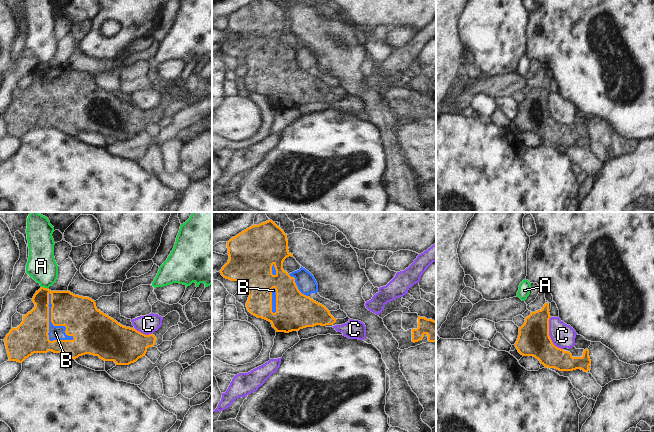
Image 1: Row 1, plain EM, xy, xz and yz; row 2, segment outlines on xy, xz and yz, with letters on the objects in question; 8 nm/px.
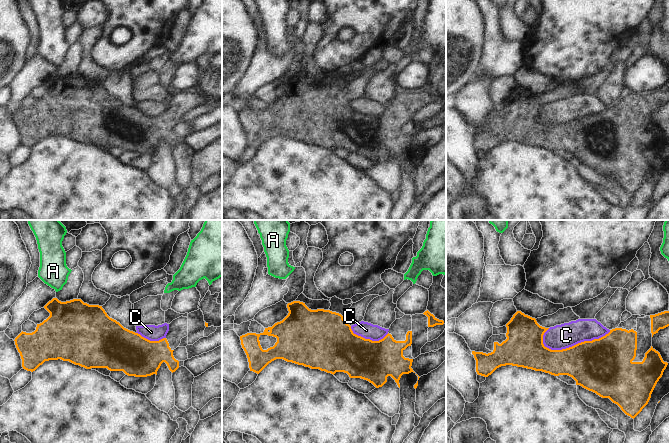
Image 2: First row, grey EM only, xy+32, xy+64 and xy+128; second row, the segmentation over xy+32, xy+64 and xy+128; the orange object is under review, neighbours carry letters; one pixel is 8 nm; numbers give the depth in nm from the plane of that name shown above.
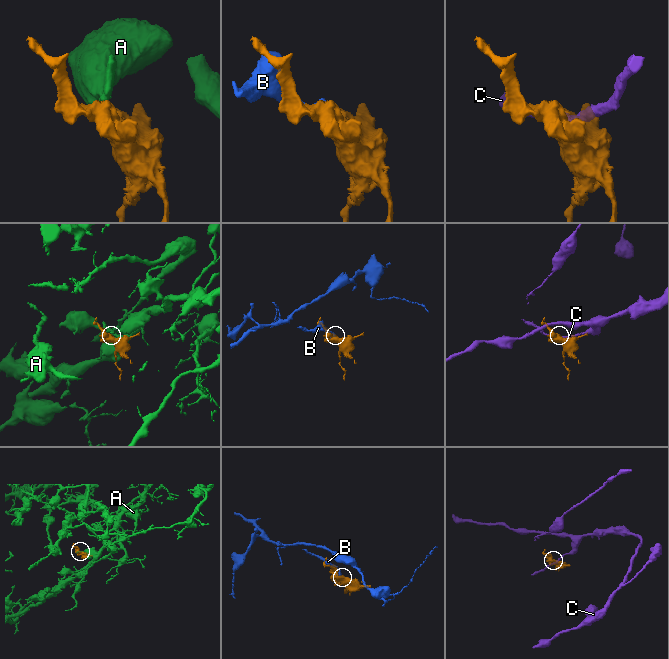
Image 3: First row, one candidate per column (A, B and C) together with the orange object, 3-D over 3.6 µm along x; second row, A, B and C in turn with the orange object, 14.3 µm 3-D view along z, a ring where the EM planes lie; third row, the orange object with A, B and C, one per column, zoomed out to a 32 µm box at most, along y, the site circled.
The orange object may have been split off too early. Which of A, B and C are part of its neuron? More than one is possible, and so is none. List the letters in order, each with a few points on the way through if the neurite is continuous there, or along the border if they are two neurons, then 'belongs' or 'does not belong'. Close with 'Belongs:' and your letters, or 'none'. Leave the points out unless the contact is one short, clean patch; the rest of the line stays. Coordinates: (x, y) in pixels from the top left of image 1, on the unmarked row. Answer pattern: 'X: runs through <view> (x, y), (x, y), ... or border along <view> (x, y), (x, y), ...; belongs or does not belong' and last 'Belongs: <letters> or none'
A: border along xy (41, 62), (47, 65); does not belong
B: does not belong
C: does not belong
Belongs: none

